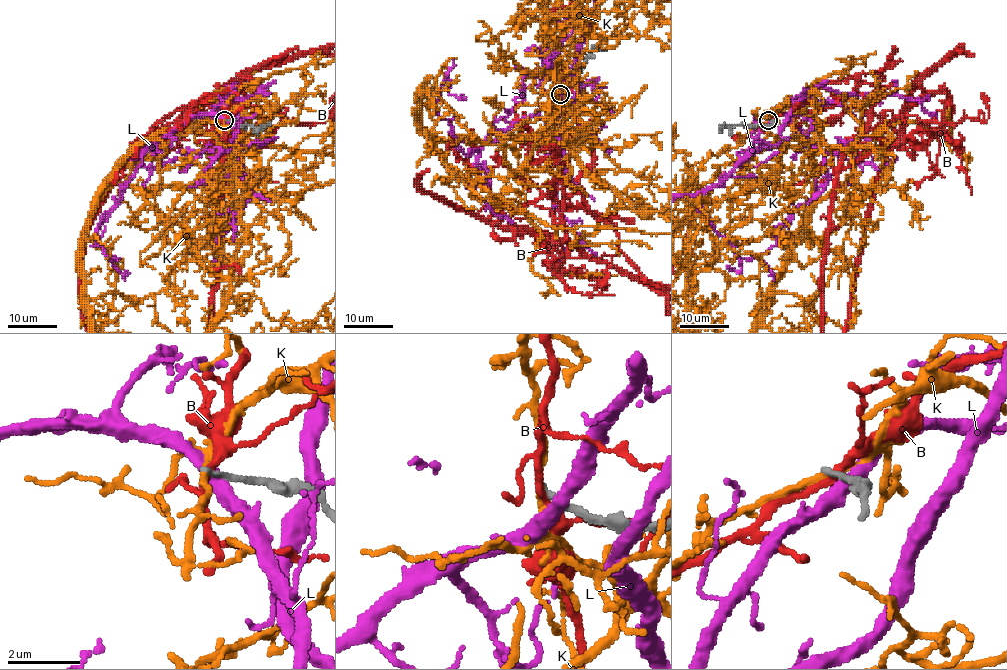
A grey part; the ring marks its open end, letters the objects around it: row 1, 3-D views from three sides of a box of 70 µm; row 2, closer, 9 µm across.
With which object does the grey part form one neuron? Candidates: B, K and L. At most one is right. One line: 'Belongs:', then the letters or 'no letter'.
Belongs: no letter

